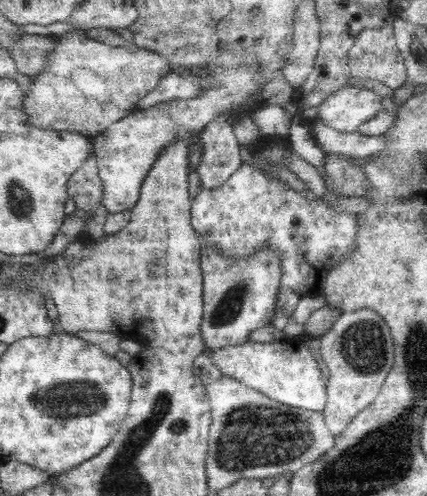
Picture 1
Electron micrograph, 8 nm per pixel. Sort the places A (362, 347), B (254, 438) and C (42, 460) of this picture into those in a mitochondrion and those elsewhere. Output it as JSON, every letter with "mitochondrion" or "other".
{"A":"mitochondrion","B":"mitochondrion","C":"other"}

